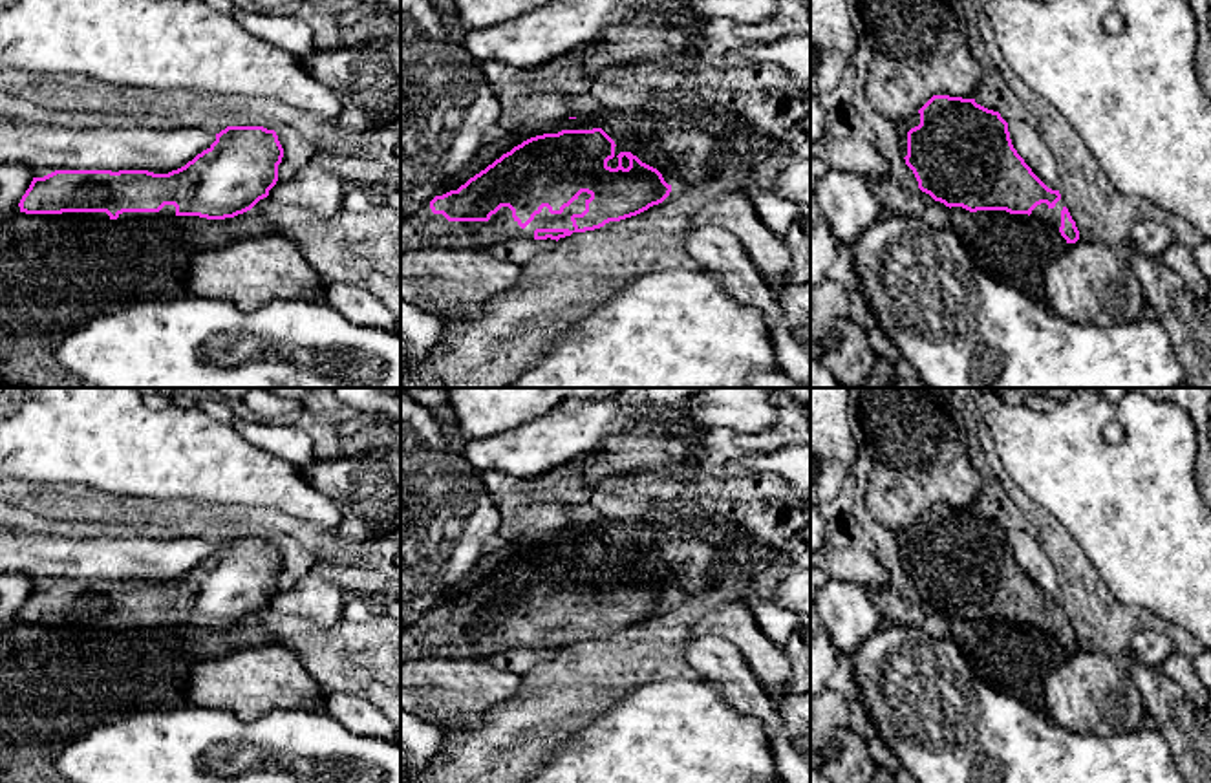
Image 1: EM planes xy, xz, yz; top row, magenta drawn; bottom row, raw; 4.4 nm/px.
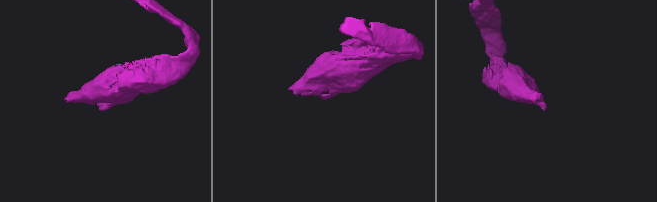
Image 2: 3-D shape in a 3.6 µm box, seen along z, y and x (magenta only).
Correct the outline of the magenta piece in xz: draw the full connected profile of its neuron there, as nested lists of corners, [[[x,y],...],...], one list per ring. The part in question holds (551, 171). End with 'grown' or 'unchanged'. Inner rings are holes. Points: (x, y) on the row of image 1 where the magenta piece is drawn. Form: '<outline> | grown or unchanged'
[[[562,130],[523,141],[503,154],[485,170],[470,177],[457,190],[435,196],[413,216],[401,221],[401,254],[423,249],[488,251],[516,240],[560,240],[573,232],[585,232],[620,221],[662,203],[670,192],[662,174],[642,163],[631,152],[615,154],[615,141],[602,130]]] | grown

